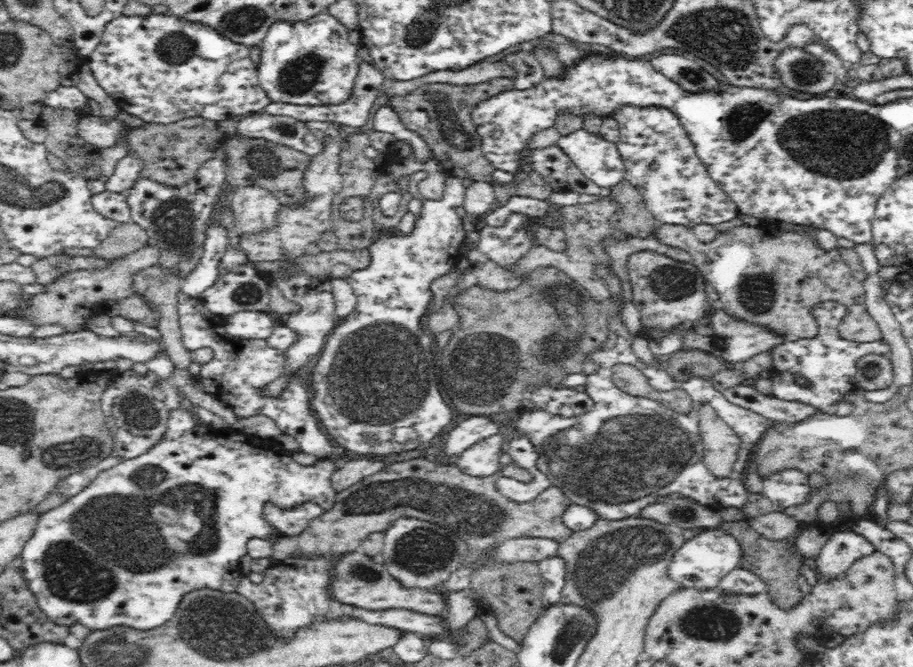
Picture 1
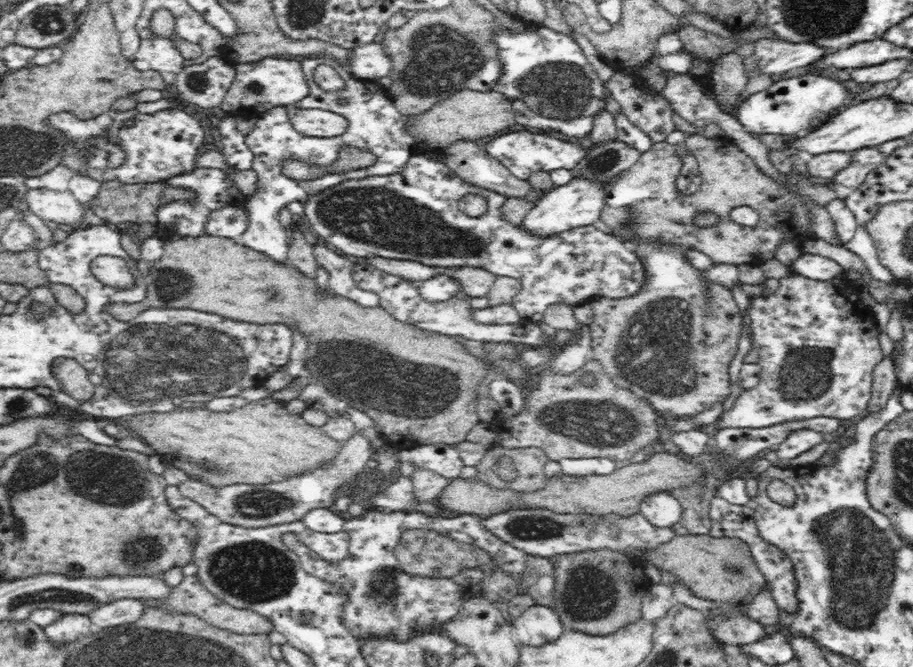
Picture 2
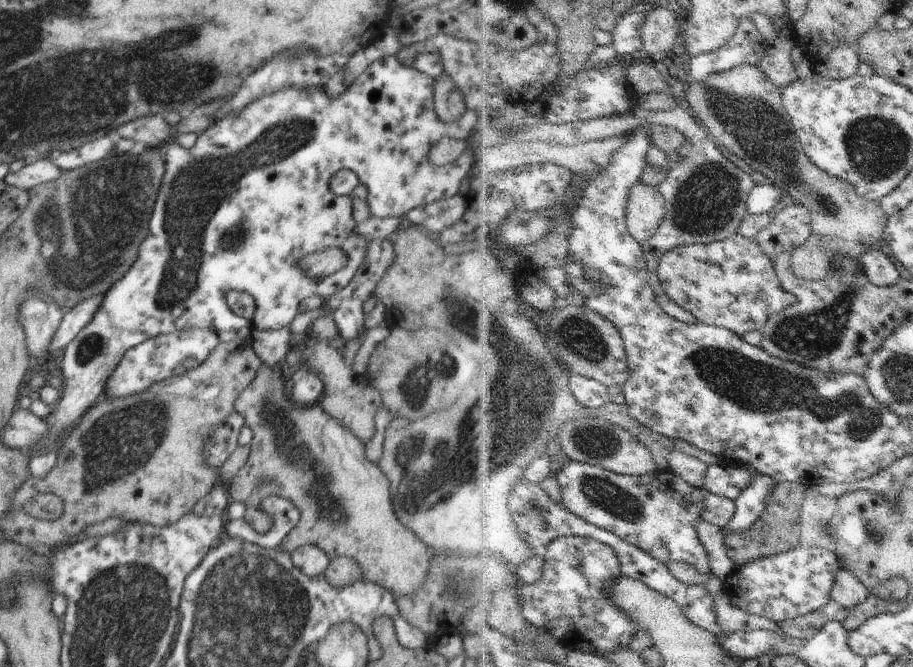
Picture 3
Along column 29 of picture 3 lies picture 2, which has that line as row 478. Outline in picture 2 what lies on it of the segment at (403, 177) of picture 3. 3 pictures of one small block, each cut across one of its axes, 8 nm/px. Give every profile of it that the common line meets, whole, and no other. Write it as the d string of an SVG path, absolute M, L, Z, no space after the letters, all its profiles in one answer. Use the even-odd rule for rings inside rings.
M445 442L432 445L418 444L416 447L400 450L399 460L410 461L416 470L428 469L448 479L460 476L465 466L454 444L449 445Z

